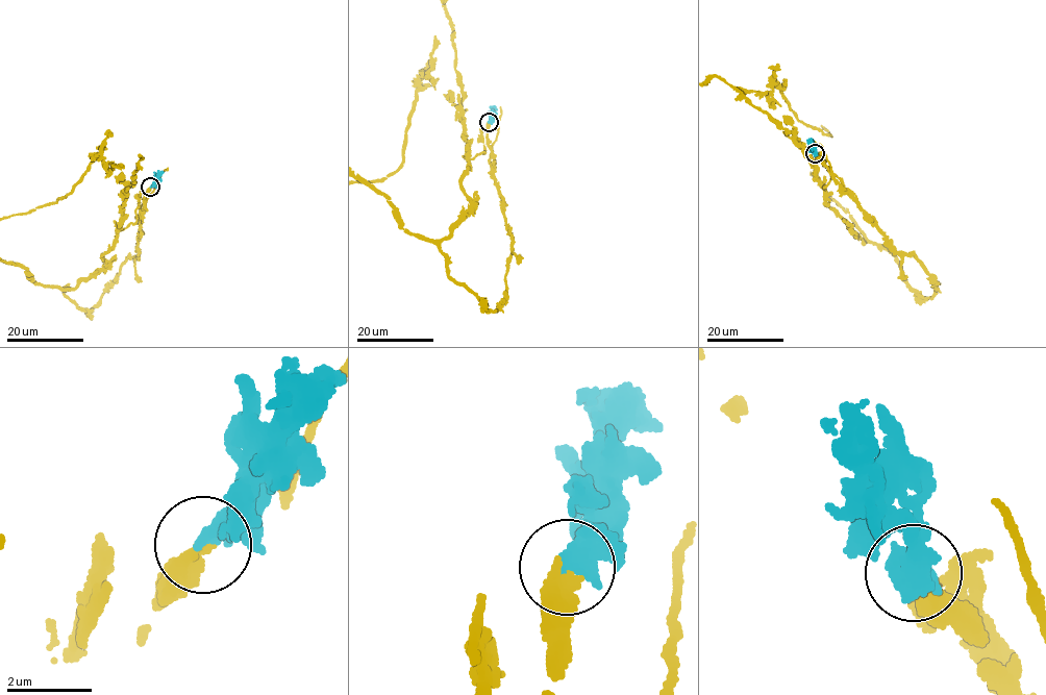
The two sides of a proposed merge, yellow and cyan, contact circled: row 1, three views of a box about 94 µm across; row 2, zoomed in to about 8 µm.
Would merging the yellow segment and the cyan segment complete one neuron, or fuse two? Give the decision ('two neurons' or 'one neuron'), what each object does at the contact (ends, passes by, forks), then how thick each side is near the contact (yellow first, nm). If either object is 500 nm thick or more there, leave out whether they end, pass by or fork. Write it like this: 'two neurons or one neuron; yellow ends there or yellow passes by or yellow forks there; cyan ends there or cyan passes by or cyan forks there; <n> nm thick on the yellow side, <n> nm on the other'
one neuron; yellow ends there; cyan ends there; 400 nm thick on the yellow side, 480 nm on the other

